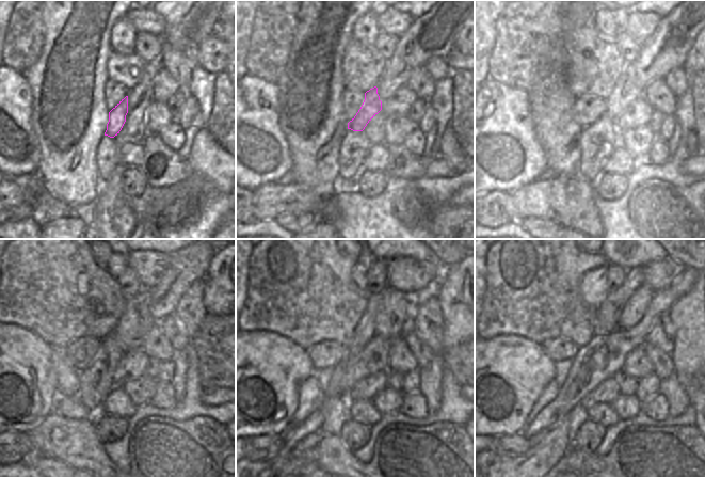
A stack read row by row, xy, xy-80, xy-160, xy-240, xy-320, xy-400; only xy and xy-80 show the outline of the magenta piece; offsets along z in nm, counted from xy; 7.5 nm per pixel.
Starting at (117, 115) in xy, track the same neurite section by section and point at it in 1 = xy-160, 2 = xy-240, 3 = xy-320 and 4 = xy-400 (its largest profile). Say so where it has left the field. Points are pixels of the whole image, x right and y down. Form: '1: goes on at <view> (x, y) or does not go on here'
1: goes on at xy-160 (624, 92)
2: goes on at xy-240 (130, 332)
3: goes on at xy-320 (396, 307)
4: goes on at xy-400 (635, 308)

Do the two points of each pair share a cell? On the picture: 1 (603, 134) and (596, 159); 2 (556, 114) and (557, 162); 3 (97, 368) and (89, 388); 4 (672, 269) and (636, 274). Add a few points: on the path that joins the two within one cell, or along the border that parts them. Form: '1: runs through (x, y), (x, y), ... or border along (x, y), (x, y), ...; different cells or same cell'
1: runs through (596, 141), (596, 153); same cell
2: runs through (556, 126), (557, 150); same cell
3: runs through (96, 374), (94, 383); same cell
4: border along (644, 266), (644, 281), (642, 284); different cells

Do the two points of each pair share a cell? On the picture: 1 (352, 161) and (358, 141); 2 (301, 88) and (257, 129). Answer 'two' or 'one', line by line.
1: one
2: two

